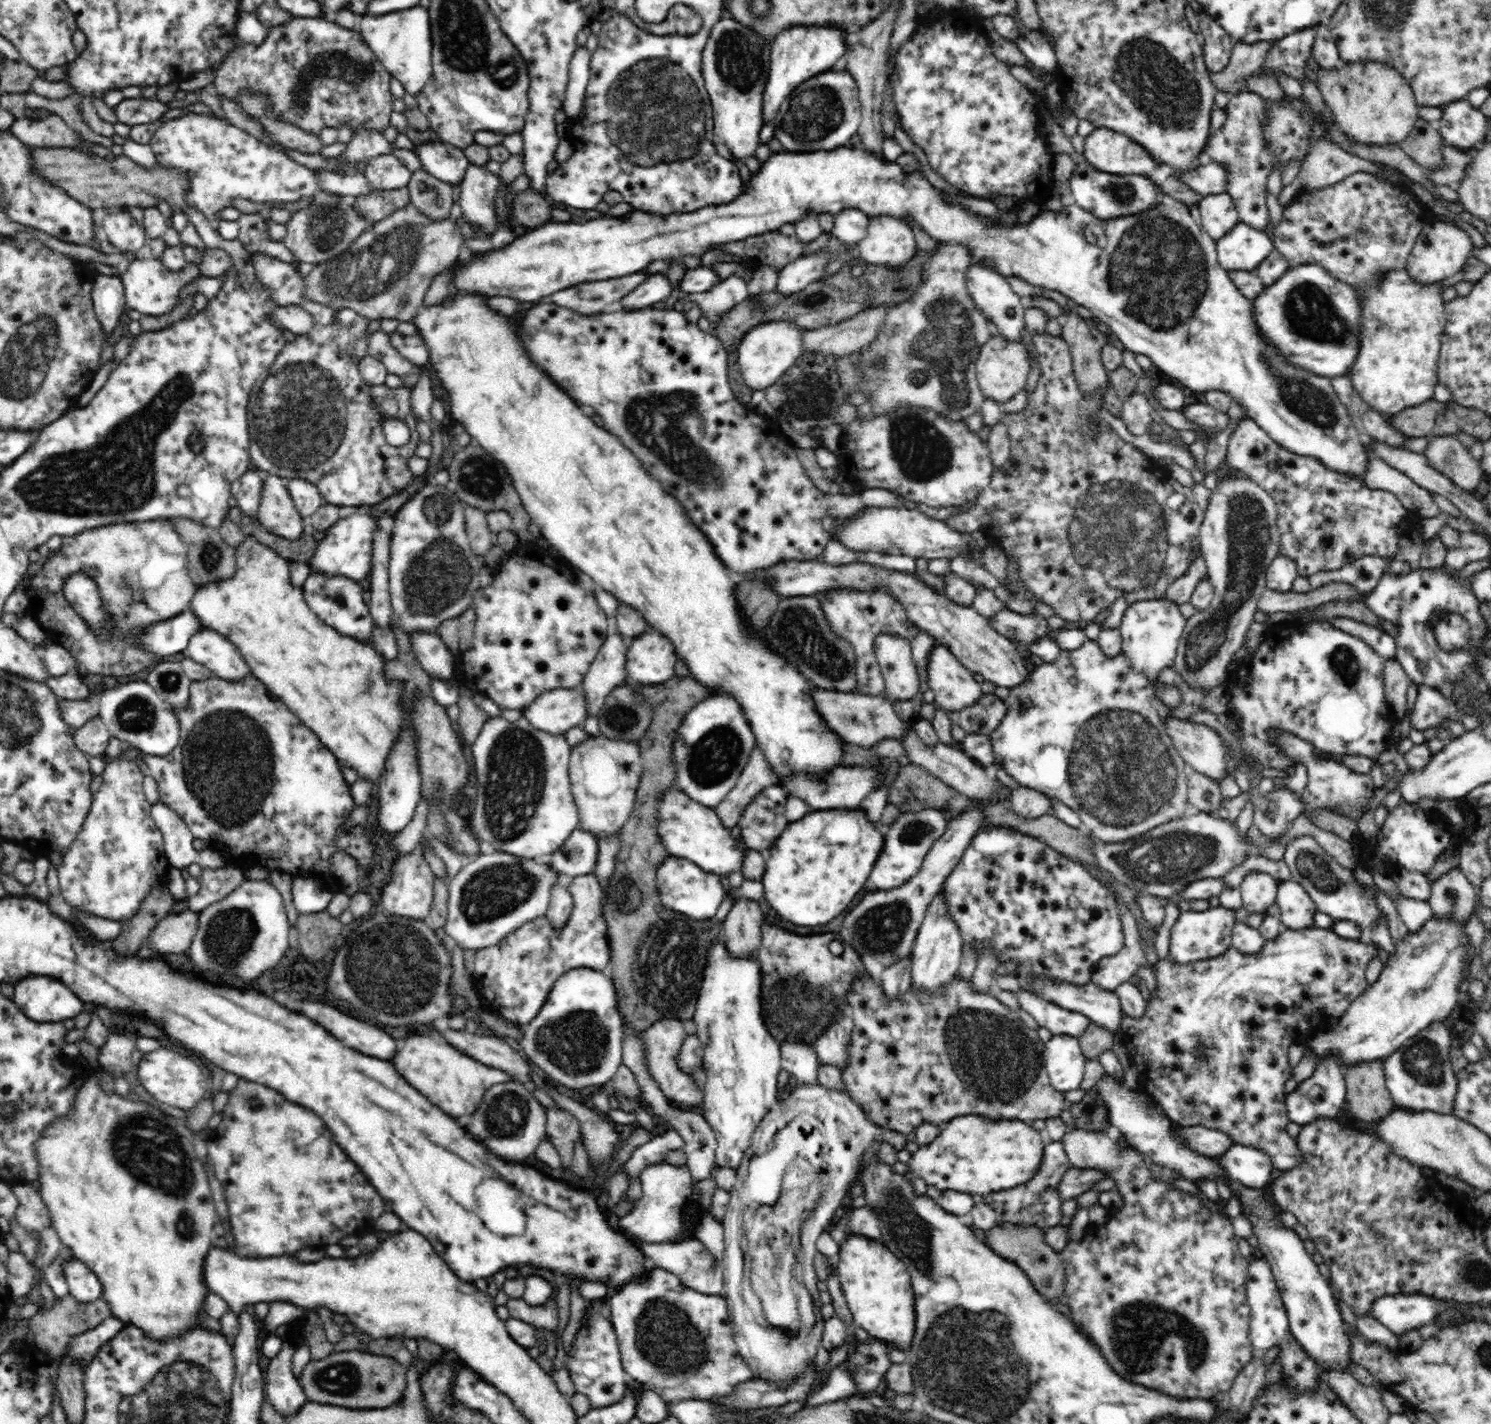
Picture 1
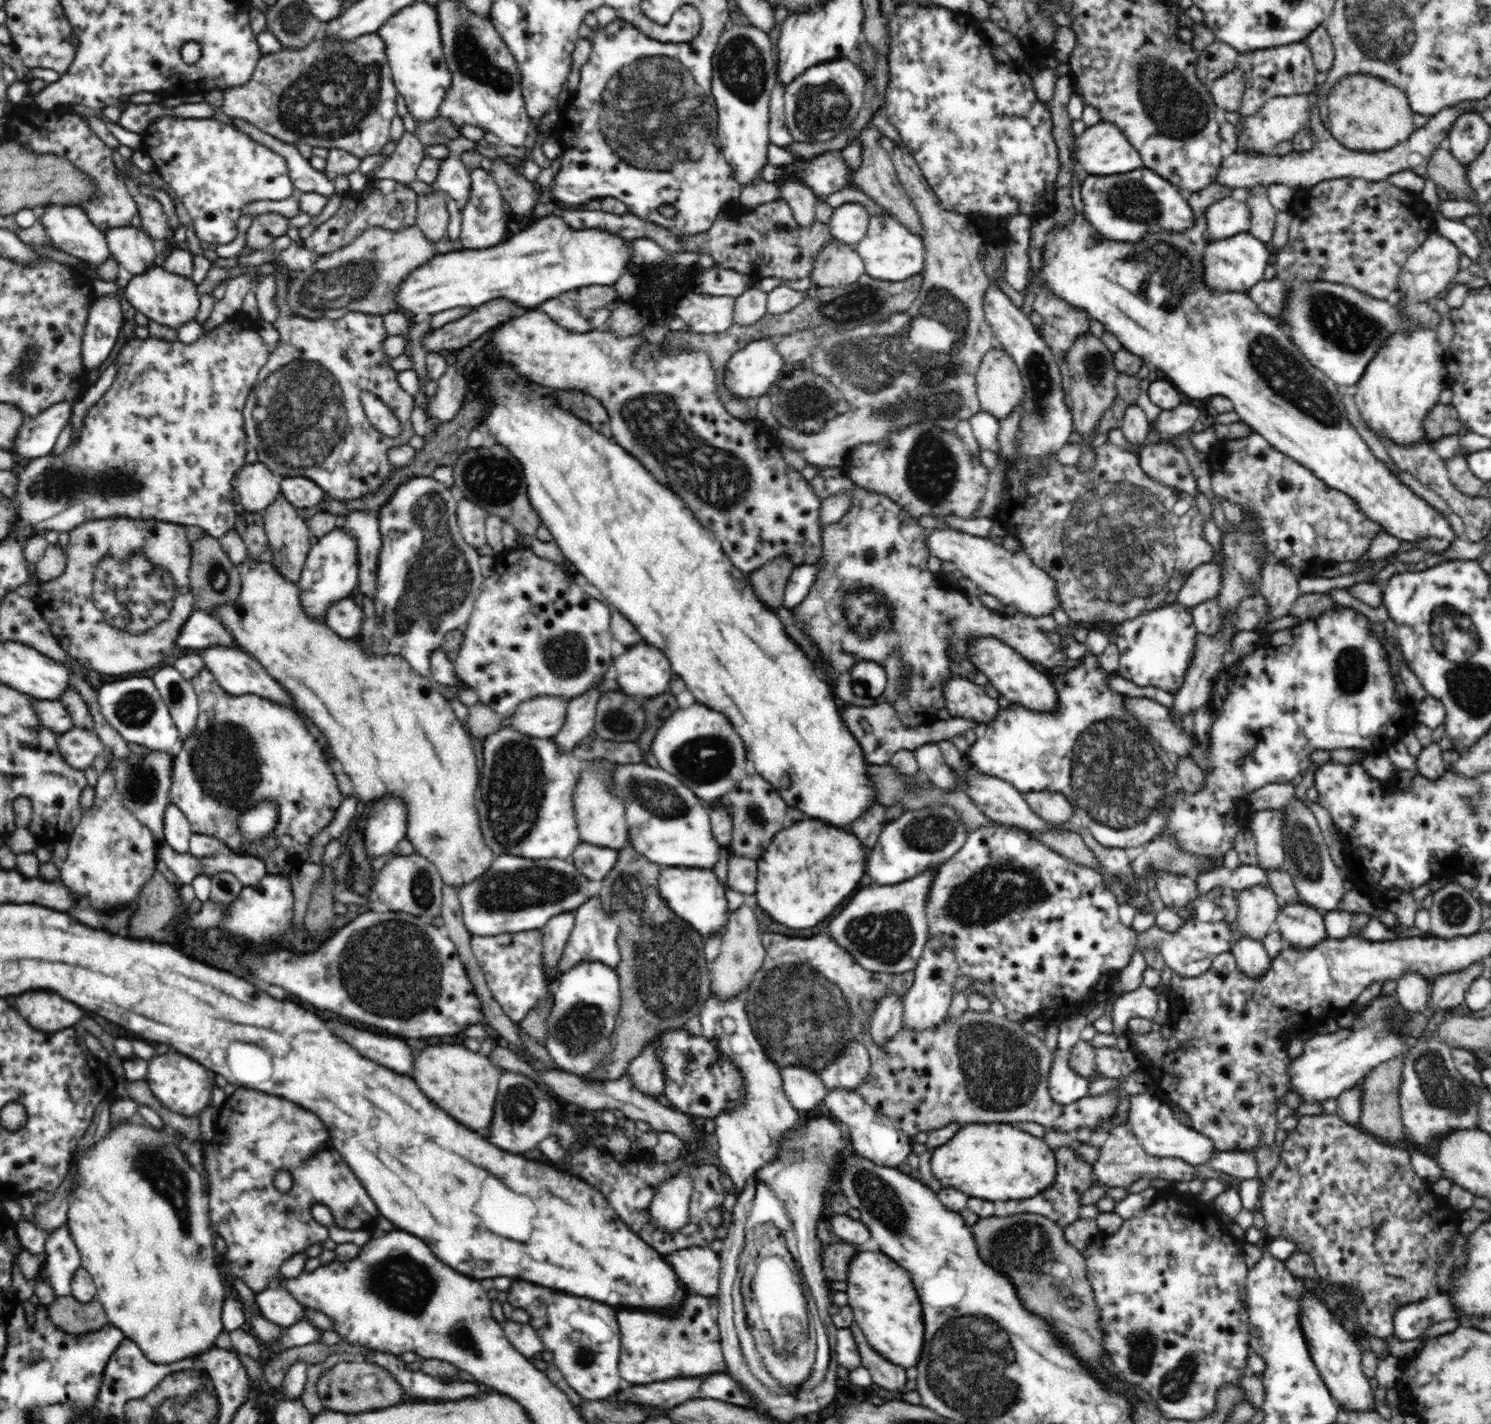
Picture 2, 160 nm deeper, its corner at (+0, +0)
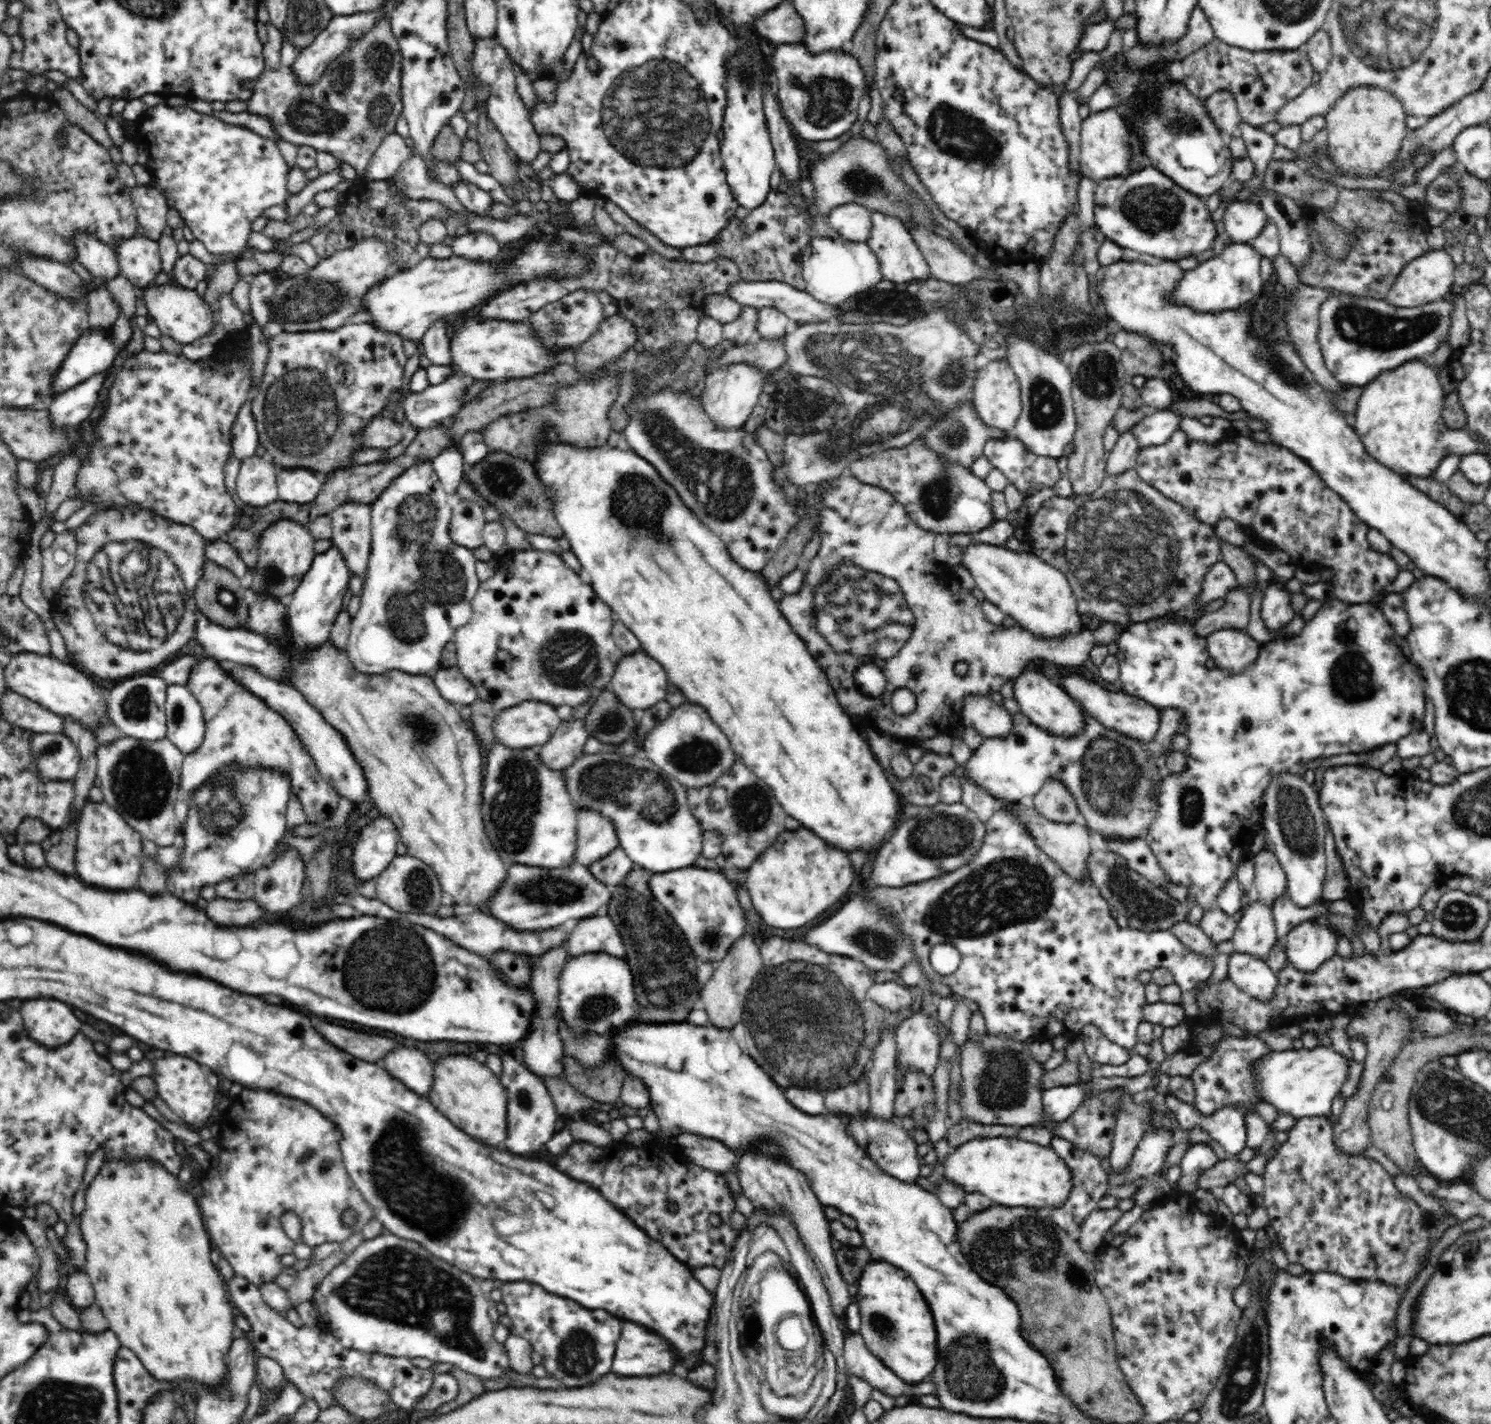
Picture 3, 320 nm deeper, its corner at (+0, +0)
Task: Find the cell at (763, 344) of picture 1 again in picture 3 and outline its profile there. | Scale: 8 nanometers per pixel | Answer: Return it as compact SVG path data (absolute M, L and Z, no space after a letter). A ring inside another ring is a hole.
M746 363L726 364L706 375L705 387L701 393L701 407L716 426L723 426L726 430L743 428L752 414L752 408L760 400L765 386L766 371L758 370Z

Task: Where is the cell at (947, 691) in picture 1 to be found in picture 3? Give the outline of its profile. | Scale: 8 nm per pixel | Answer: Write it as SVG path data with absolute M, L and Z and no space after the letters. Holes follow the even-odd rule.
M966 694L962 700L960 724L973 728L982 738L992 738L1012 732L1013 716L1003 705L998 705L988 696L981 694Z

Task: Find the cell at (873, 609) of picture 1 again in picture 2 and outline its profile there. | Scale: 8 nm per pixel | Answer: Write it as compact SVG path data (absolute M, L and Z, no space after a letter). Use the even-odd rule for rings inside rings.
M835 467L835 468L826 468L820 469L812 480L810 480L810 484L813 486L815 494L818 496L820 501L824 501L827 497L833 496L833 494L840 494L840 492L845 492L848 494L848 497L852 499L852 508L844 514L844 517L840 519L840 522L834 522L834 524L830 524L830 526L824 526L822 529L822 554L819 556L817 562L820 560L824 560L826 558L826 562L824 564L817 564L817 566L824 566L824 568L835 568L837 576L832 576L826 583L822 584L820 581L815 581L813 584L808 585L809 593L806 595L806 598L793 607L793 613L795 614L795 618L797 620L801 620L802 624L804 624L804 630L806 630L806 634L810 636L810 640L814 642L814 646L818 648L819 658L821 658L821 662L825 664L825 666L829 666L829 668L833 668L833 672L837 674L837 679L833 684L833 692L836 696L837 700L841 704L846 704L849 706L874 706L874 704L888 701L892 702L895 706L896 713L900 718L900 723L902 723L906 727L918 727L918 726L929 726L937 721L939 718L937 716L938 709L944 708L944 697L942 697L942 684L946 682L946 678L952 678L954 674L959 674L962 678L968 678L972 680L972 676L980 671L977 668L974 668L974 663L970 661L970 657L966 655L966 648L970 646L970 642L974 640L974 638L986 638L986 637L994 637L1002 642L1005 642L1008 646L1012 647L1018 654L1021 654L1026 660L1031 662L1039 662L1044 667L1054 668L1055 666L1062 666L1064 664L1064 660L1066 660L1066 654L1064 654L1064 642L1063 642L1063 630L1058 623L1054 620L1052 615L1050 616L1026 616L1022 612L1017 612L1015 615L1011 617L1002 613L998 613L993 611L991 608L984 606L982 601L979 600L978 597L974 596L964 596L964 594L960 594L960 592L948 592L946 588L942 588L942 584L940 584L940 580L938 580L938 576L936 574L930 572L928 569L928 558L930 558L930 551L926 549L926 529L920 525L916 525L913 522L913 518L910 517L907 512L900 507L894 500L886 497L883 494L870 491L865 491L862 487L852 483L850 478L847 476L846 472L843 468ZM1050 632L1058 632L1061 634L1061 643L1058 645L1054 645L1048 634ZM948 644L953 646L955 653L957 656L961 657L958 661L952 661L948 657L948 653L946 653L946 648L948 648ZM862 661L872 661L876 662L882 667L884 667L884 671L886 671L886 688L884 688L884 692L880 694L880 697L876 697L874 700L860 698L856 696L852 691L852 679L850 676L850 671L854 665L857 665Z

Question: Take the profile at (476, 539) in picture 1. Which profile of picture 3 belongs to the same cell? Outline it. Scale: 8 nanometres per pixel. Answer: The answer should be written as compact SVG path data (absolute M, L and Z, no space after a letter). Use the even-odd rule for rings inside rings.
M461 501L454 510L449 524L450 538L466 549L482 546L484 520L483 506L476 502Z

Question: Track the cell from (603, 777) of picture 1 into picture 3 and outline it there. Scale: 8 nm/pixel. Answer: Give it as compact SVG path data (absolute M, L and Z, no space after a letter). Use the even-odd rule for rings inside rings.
M589 808L577 810L577 849L575 860L590 866L619 847L615 826L609 818Z

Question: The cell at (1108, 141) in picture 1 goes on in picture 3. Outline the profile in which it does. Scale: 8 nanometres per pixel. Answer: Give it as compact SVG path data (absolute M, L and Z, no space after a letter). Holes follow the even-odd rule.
M1112 107L1082 119L1079 163L1084 177L1101 181L1128 173L1132 153L1127 126L1119 110Z

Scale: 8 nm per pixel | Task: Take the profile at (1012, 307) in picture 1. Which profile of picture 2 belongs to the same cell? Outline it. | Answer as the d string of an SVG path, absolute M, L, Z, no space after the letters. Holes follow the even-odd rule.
M990 286L982 298L982 307L993 335L1002 348L1012 357L1023 379L1024 395L1021 399L1022 413L1019 428L1022 432L1020 455L1026 458L1044 457L1060 452L1073 433L1073 416L1064 402L1062 374L1050 347L1036 333L1034 324L1016 307L1010 297L998 286Z

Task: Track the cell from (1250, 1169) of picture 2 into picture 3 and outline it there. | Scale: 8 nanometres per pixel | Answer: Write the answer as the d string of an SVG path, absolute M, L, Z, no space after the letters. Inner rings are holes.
M1206 1143L1192 1144L1184 1153L1181 1163L1181 1177L1176 1188L1184 1193L1194 1193L1197 1190L1196 1178L1212 1168L1218 1161L1218 1157Z

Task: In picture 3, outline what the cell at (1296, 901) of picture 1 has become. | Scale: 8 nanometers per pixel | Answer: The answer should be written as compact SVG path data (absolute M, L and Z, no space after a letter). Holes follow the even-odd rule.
M1308 920L1302 925L1296 926L1285 938L1285 952L1288 963L1296 967L1298 971L1314 972L1320 966L1337 954L1338 936L1331 928L1316 925L1316 920Z

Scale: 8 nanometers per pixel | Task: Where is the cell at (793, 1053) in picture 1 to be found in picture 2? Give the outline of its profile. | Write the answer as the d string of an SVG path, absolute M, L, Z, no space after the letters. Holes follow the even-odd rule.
M804 1066L784 1067L780 1071L784 1094L797 1111L804 1114L822 1109L827 1088L818 1072Z

